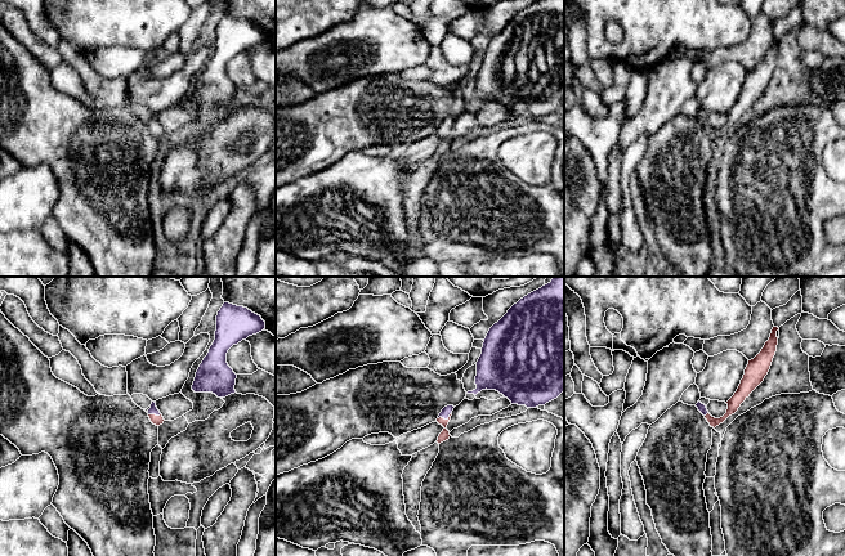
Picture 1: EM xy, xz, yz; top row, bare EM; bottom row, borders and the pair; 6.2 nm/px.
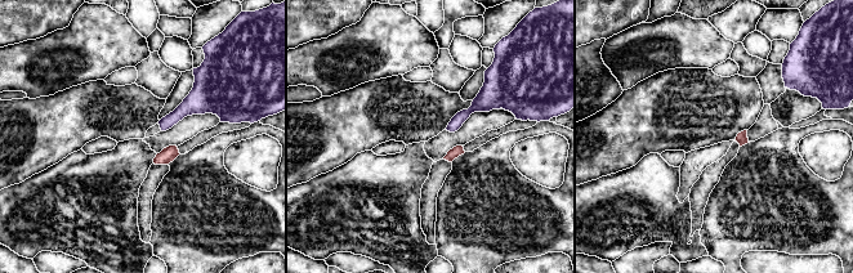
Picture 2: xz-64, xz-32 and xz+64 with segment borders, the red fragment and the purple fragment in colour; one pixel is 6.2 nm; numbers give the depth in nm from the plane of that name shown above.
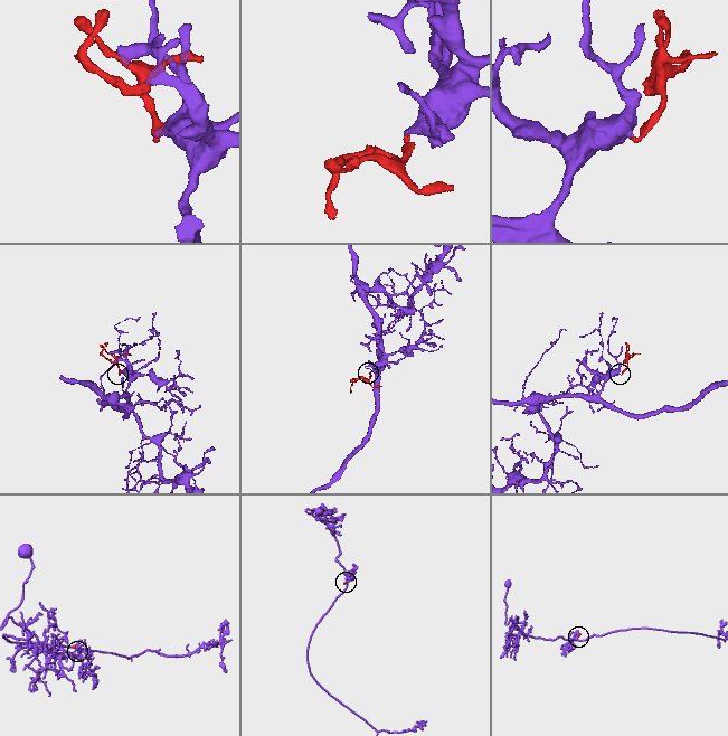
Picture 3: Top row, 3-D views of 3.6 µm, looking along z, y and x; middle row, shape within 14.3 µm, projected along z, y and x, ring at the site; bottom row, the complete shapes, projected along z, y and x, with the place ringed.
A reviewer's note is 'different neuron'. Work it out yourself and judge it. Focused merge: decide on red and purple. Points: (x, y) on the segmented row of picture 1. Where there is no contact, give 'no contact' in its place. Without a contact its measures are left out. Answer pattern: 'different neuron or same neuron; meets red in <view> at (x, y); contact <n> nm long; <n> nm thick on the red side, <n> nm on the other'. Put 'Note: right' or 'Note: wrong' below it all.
same neuron; meets red in xz at (443, 418); contact 100 nm long; 70 nm thick on the red side, 60 nm on the other
Note: wrong

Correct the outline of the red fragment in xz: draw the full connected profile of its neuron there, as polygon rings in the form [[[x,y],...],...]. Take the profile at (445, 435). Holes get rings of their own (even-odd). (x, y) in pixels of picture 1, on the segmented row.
[[[453,405],[444,407],[437,418],[437,422],[444,427],[443,431],[438,436],[438,440],[437,440],[438,444],[448,440],[451,436],[450,431],[446,427],[451,420],[453,408],[455,408]]]

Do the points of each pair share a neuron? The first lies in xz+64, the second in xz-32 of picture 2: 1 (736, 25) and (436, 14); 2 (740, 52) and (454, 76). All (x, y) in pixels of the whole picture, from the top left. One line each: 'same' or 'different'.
1: different
2: same

